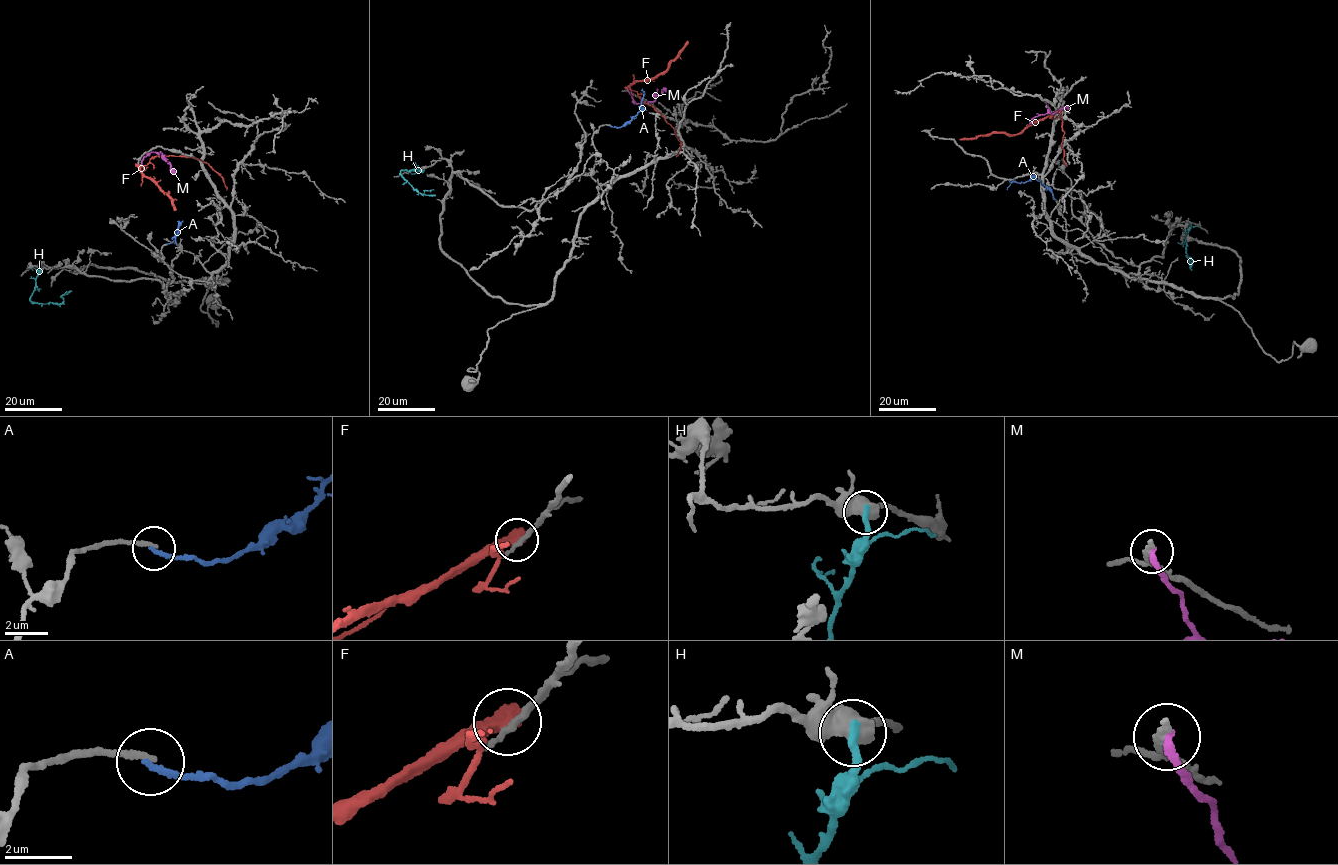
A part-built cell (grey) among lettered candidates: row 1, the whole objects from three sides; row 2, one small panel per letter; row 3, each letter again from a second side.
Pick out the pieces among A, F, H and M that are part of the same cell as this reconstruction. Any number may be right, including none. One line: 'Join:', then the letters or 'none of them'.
Join: A

